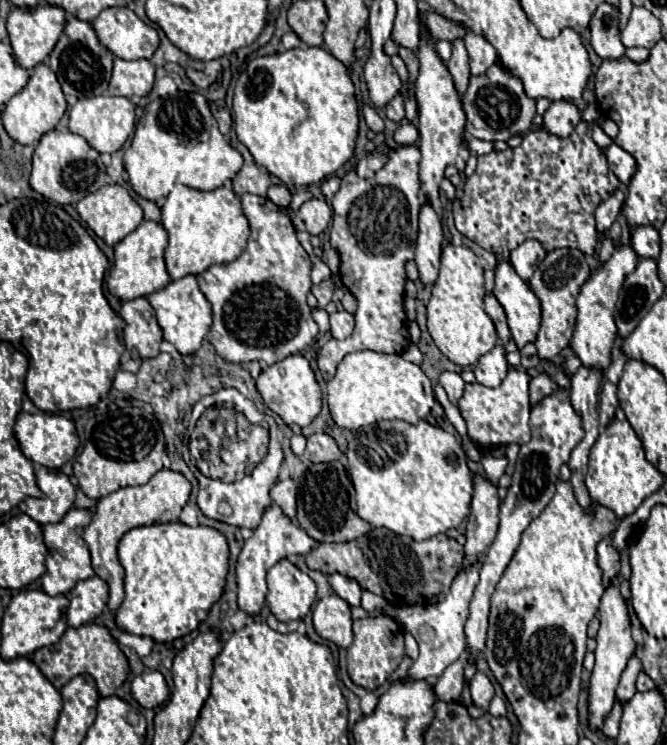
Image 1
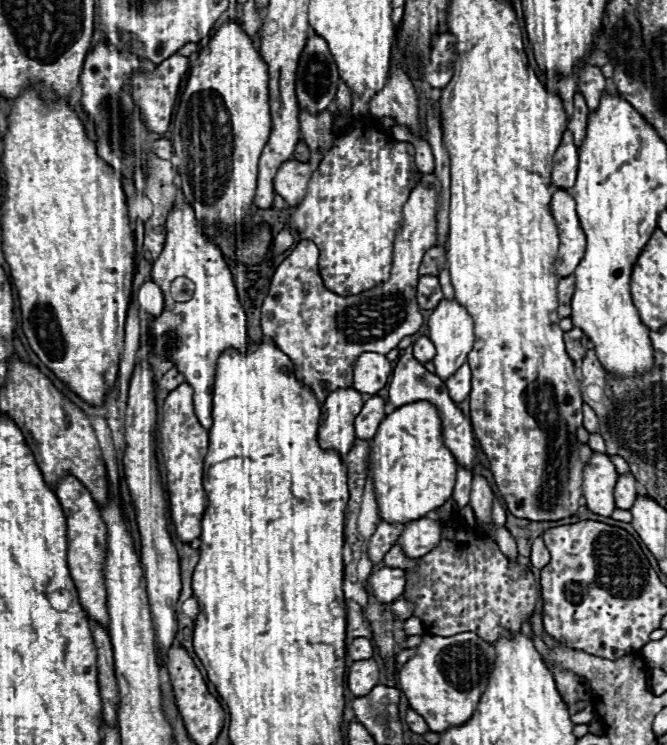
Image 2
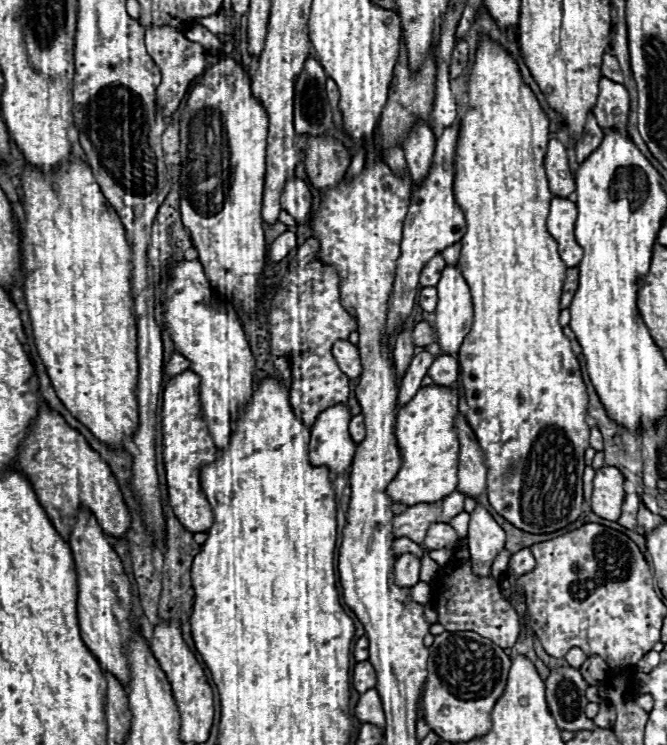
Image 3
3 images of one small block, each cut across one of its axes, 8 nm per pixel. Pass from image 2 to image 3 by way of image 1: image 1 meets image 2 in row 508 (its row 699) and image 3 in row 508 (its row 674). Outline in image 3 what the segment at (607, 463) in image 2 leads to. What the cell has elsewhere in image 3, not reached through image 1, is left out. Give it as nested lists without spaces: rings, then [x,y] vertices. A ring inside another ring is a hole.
[[[602,466],[596,470],[594,476],[594,490],[592,490],[592,512],[606,520],[618,520],[624,500],[624,476],[614,466]]]

